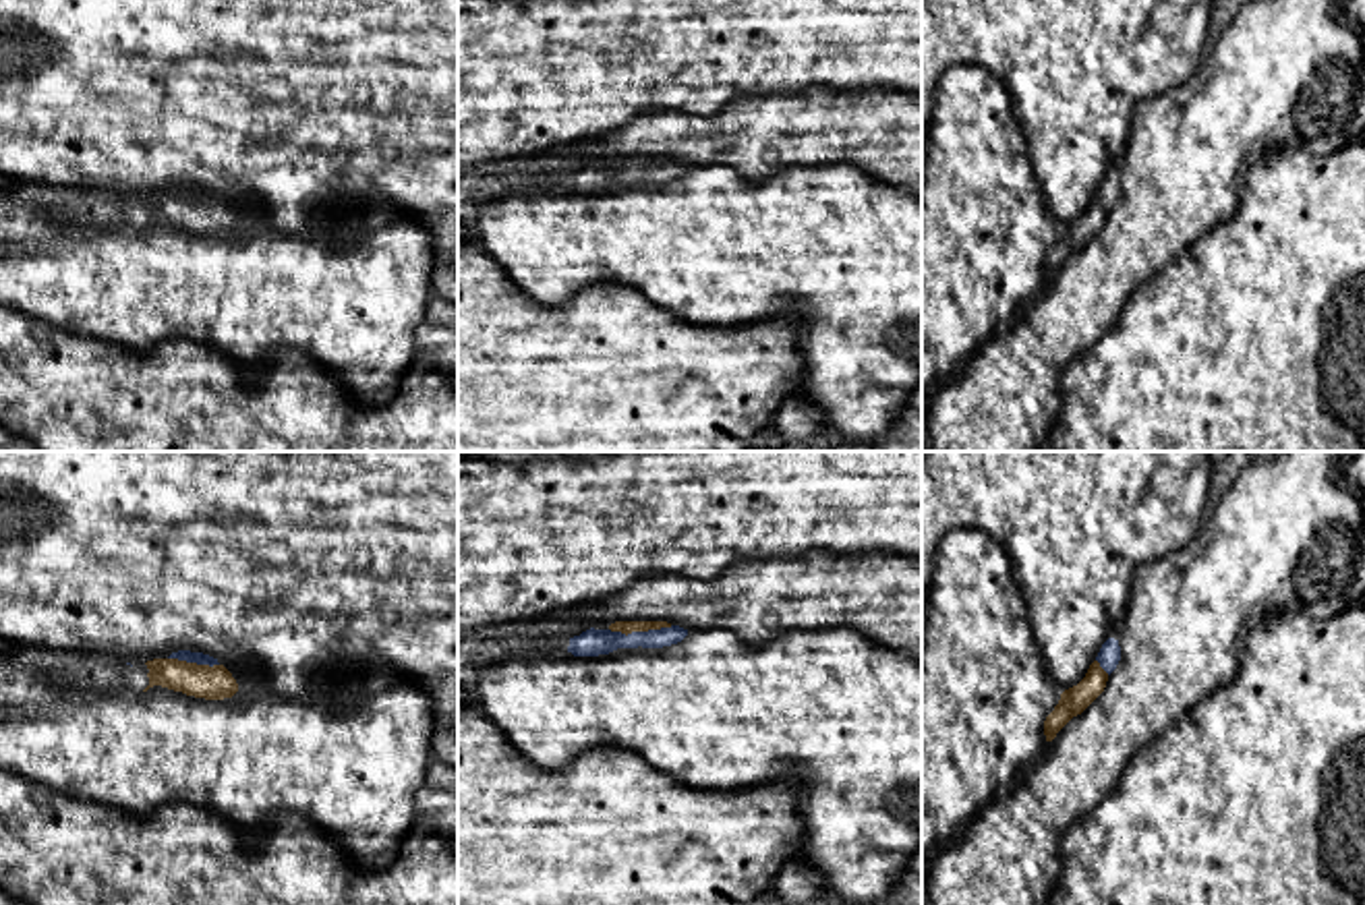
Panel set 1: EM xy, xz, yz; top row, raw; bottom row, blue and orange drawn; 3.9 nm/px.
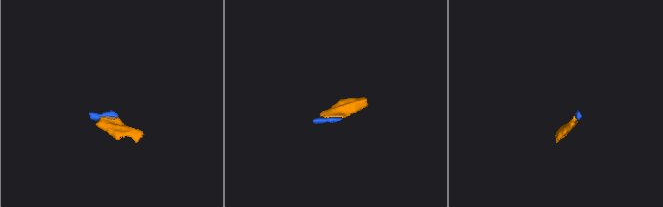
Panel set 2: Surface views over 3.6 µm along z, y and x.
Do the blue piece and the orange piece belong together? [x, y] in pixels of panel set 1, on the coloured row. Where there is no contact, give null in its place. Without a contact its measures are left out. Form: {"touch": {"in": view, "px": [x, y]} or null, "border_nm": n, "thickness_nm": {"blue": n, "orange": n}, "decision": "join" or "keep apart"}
{"touch": {"in": "xz", "px": [641, 632]}, "border_nm": 240, "thickness_nm": {"blue": 110, "orange": 50}, "decision": "join"}

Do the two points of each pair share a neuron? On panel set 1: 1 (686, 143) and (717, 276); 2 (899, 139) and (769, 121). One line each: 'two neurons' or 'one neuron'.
1: two neurons
2: one neuron

